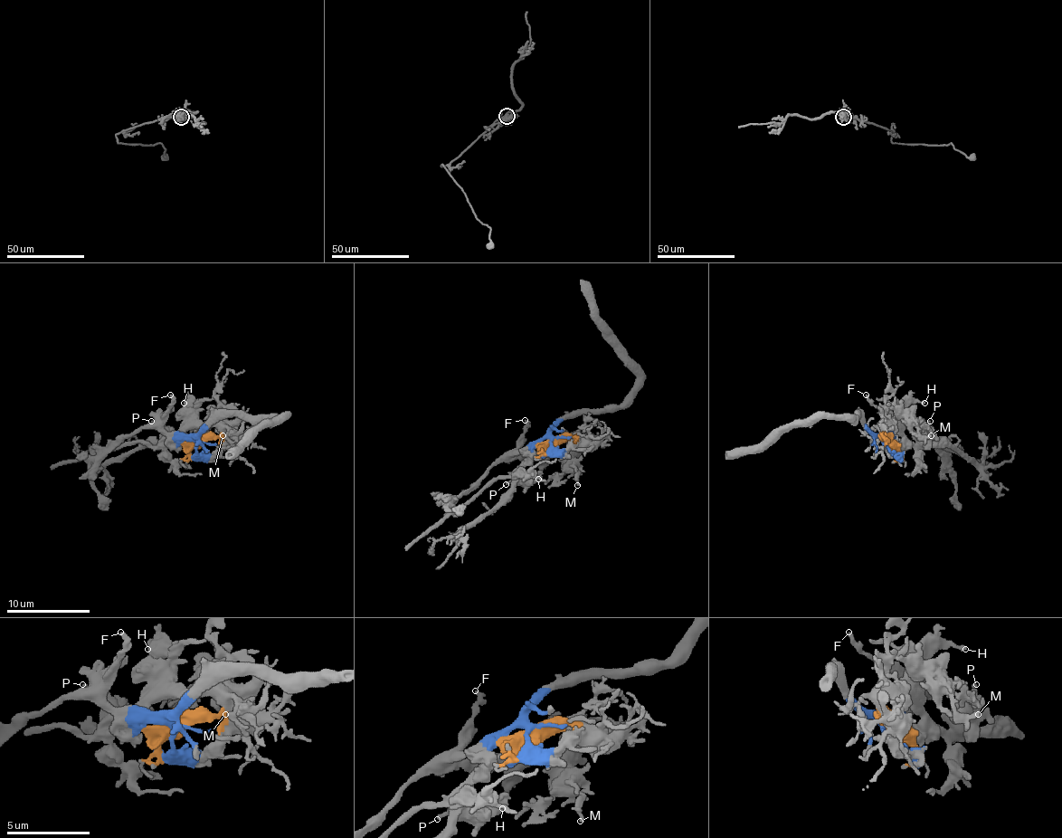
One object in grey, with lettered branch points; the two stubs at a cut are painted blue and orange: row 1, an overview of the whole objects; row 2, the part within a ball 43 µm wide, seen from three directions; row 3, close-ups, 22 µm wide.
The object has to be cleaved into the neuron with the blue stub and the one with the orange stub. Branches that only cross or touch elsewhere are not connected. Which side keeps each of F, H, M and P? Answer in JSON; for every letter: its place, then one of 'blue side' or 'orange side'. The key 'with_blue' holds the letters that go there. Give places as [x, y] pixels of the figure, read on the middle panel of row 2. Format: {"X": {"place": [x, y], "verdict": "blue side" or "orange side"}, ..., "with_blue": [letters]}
{"F": {"place": [525, 420], "verdict": "blue side"}, "H": {"place": [538, 479], "verdict": "orange side"}, "M": {"place": [577, 485], "verdict": "orange side"}, "P": {"place": [506, 484], "verdict": "orange side"}, "with_blue": ["F"]}

